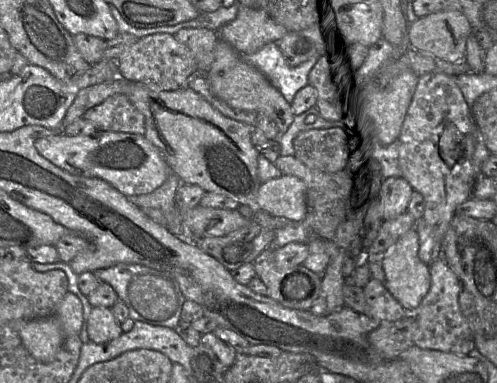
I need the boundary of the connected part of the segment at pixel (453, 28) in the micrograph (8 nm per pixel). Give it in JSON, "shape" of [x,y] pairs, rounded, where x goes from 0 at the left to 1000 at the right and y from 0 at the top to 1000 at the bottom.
{"shape":[[[920,26],[867,34],[825,60],[821,112],[879,151],[936,157],[940,99],[952,84],[940,44]]]}

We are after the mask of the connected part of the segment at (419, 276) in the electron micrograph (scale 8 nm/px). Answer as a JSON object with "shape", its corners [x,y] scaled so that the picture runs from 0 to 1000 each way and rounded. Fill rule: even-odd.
{"shape":[[[829,598],[775,663],[775,747],[821,815],[833,815],[867,744],[865,695],[843,671],[843,614]]]}

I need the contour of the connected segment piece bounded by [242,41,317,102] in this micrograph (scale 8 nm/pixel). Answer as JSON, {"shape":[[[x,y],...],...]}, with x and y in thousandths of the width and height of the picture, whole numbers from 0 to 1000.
{"shape":[[[541,110],[505,141],[487,144],[503,170],[525,185],[579,266],[618,222],[626,178],[638,159],[632,146],[600,170],[584,170],[553,110]]]}

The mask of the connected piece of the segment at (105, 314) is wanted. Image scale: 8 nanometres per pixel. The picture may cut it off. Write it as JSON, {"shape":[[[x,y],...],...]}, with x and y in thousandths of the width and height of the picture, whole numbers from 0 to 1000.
{"shape":[[[187,802],[175,838],[179,888],[193,898],[217,896],[239,880],[245,846],[219,802]]]}

